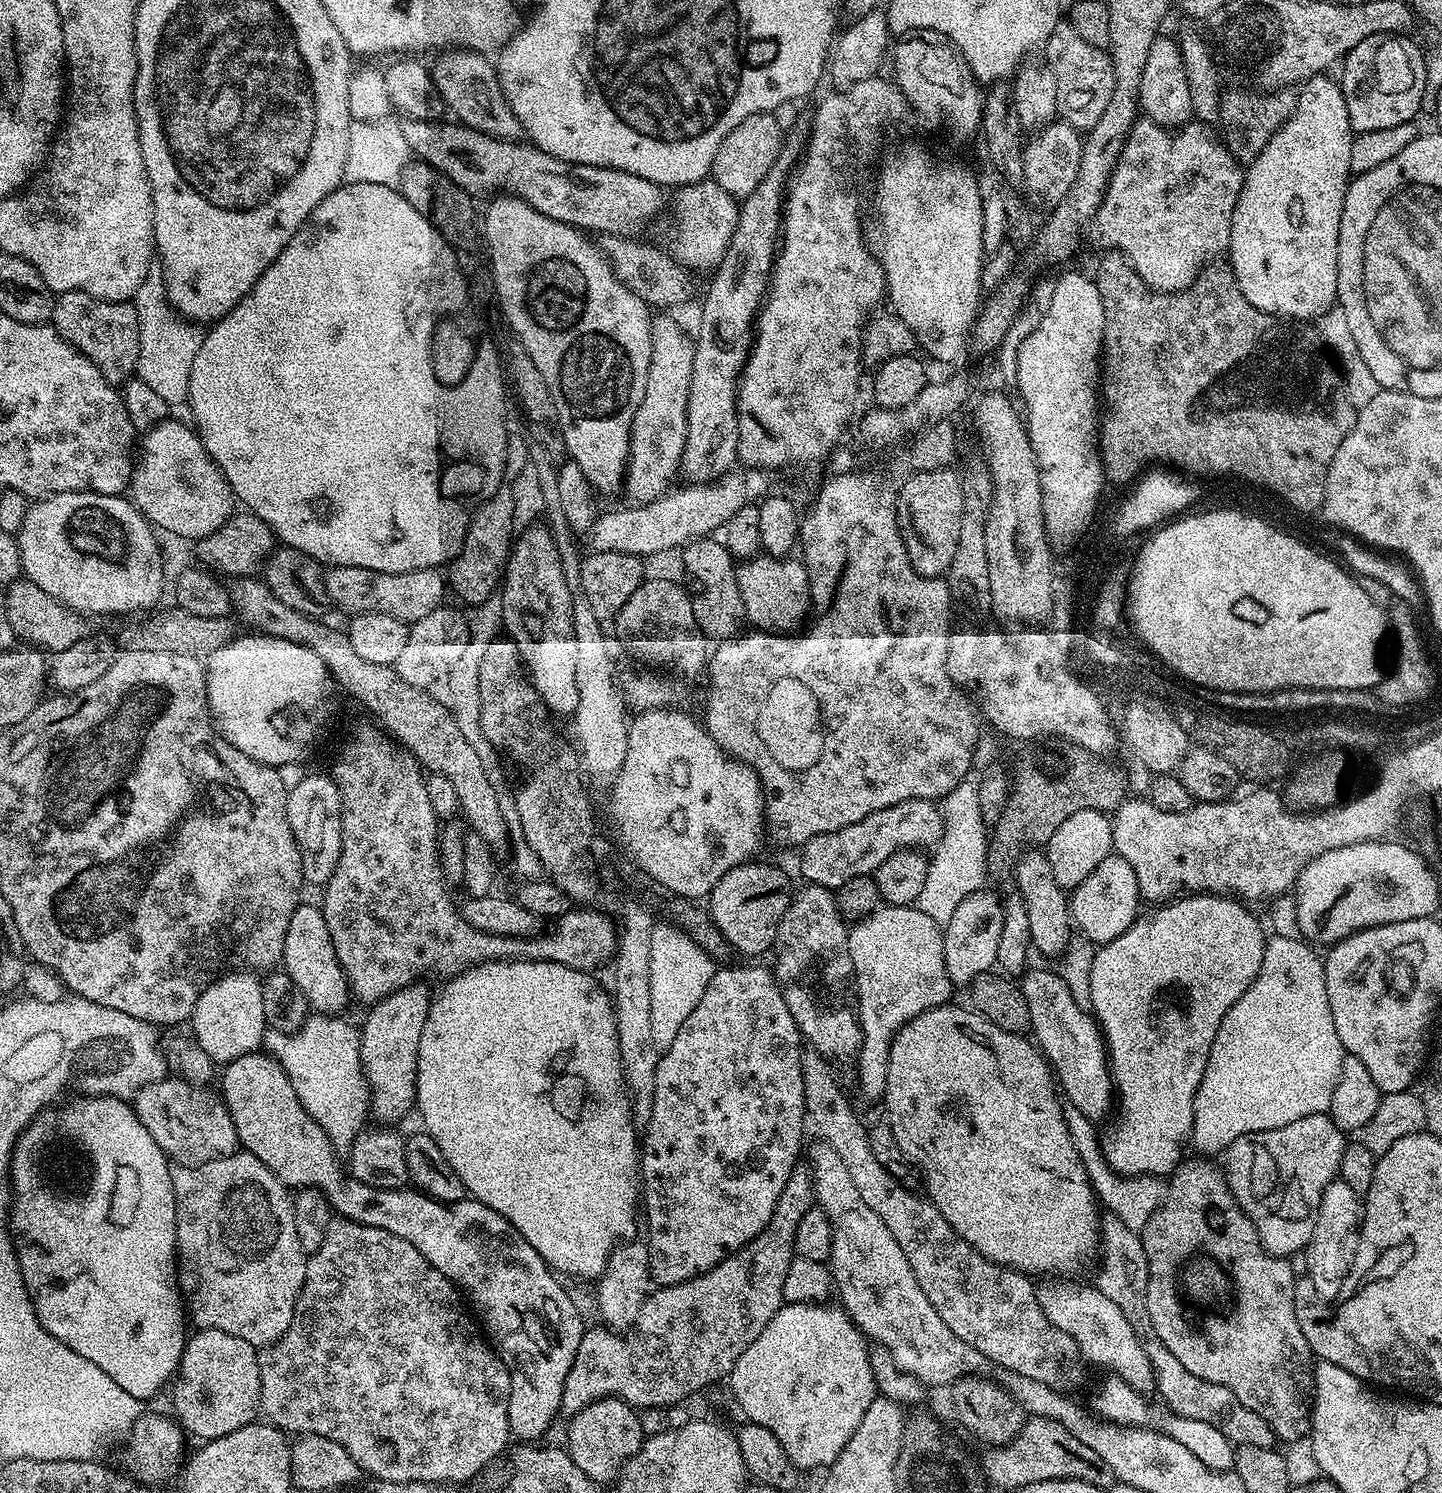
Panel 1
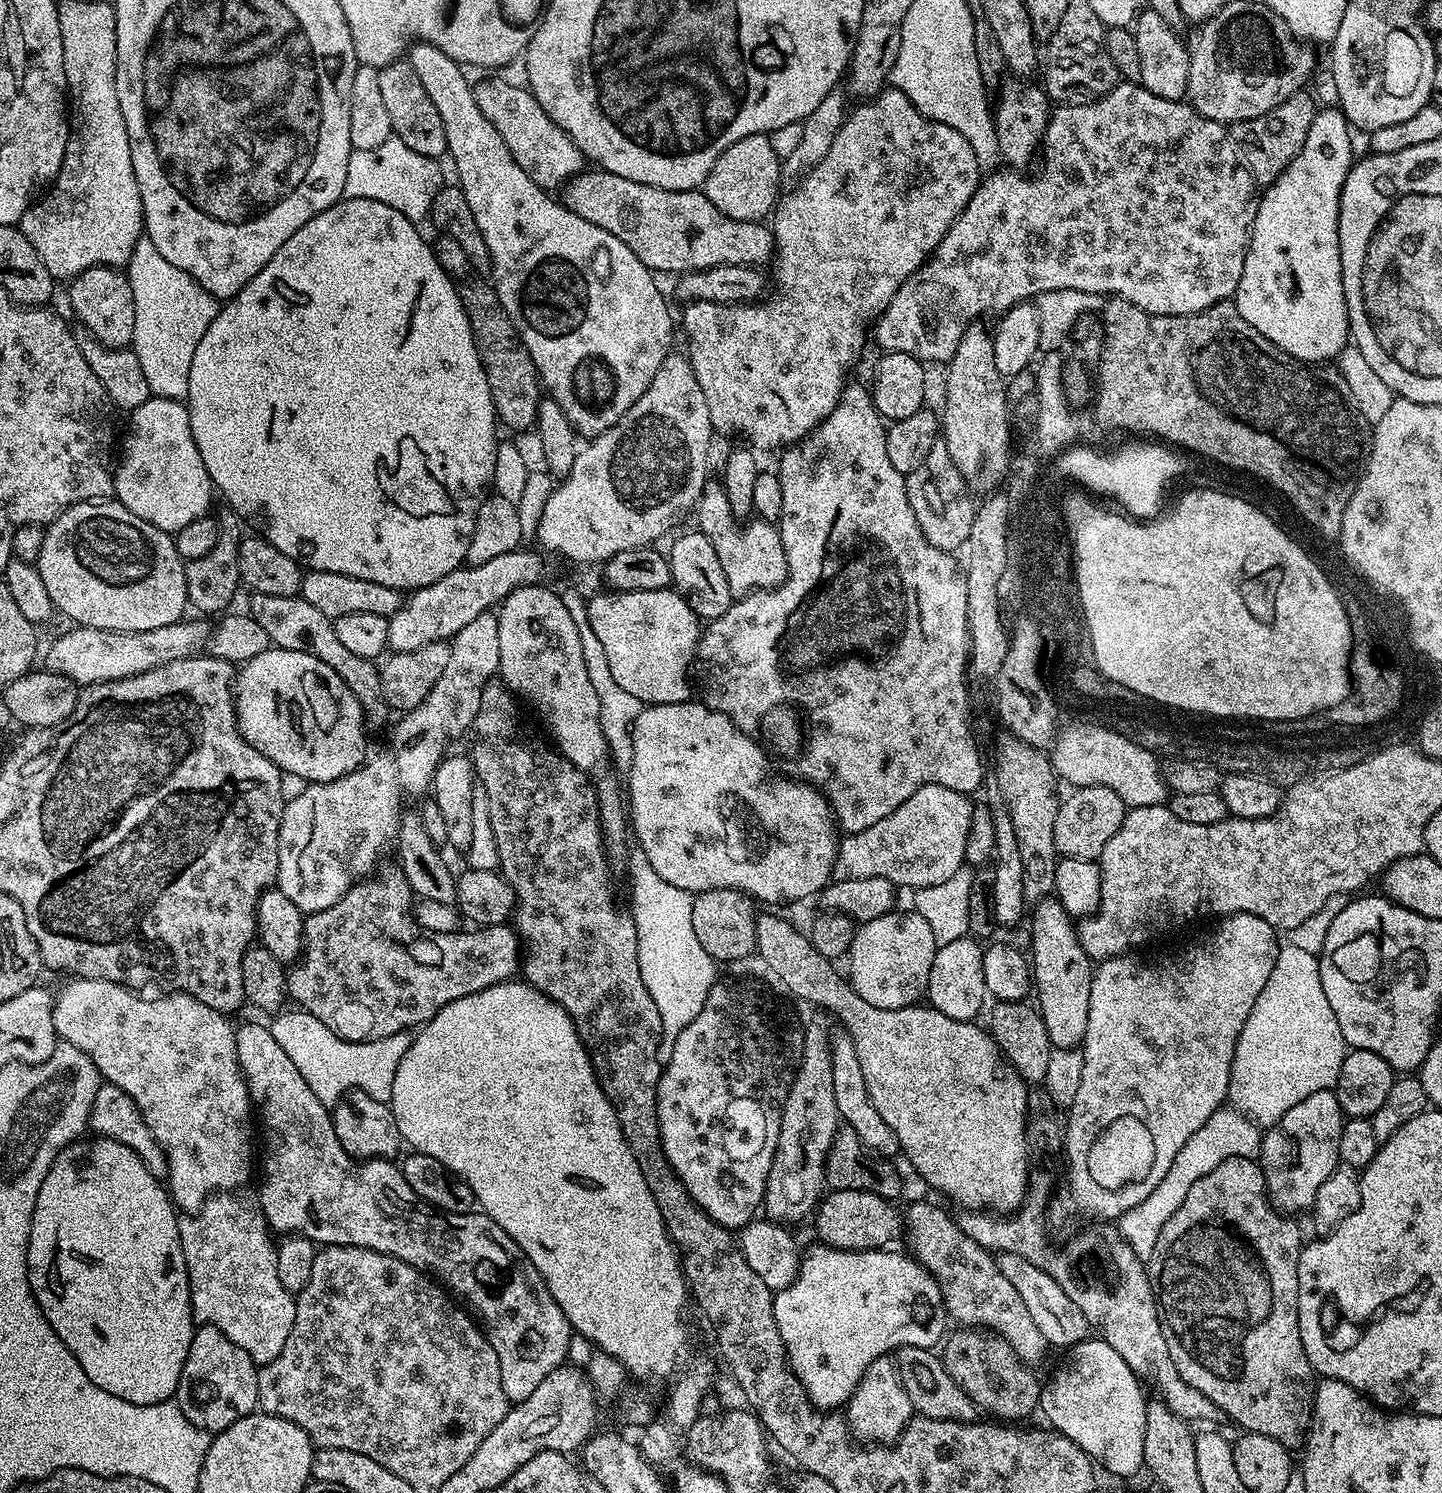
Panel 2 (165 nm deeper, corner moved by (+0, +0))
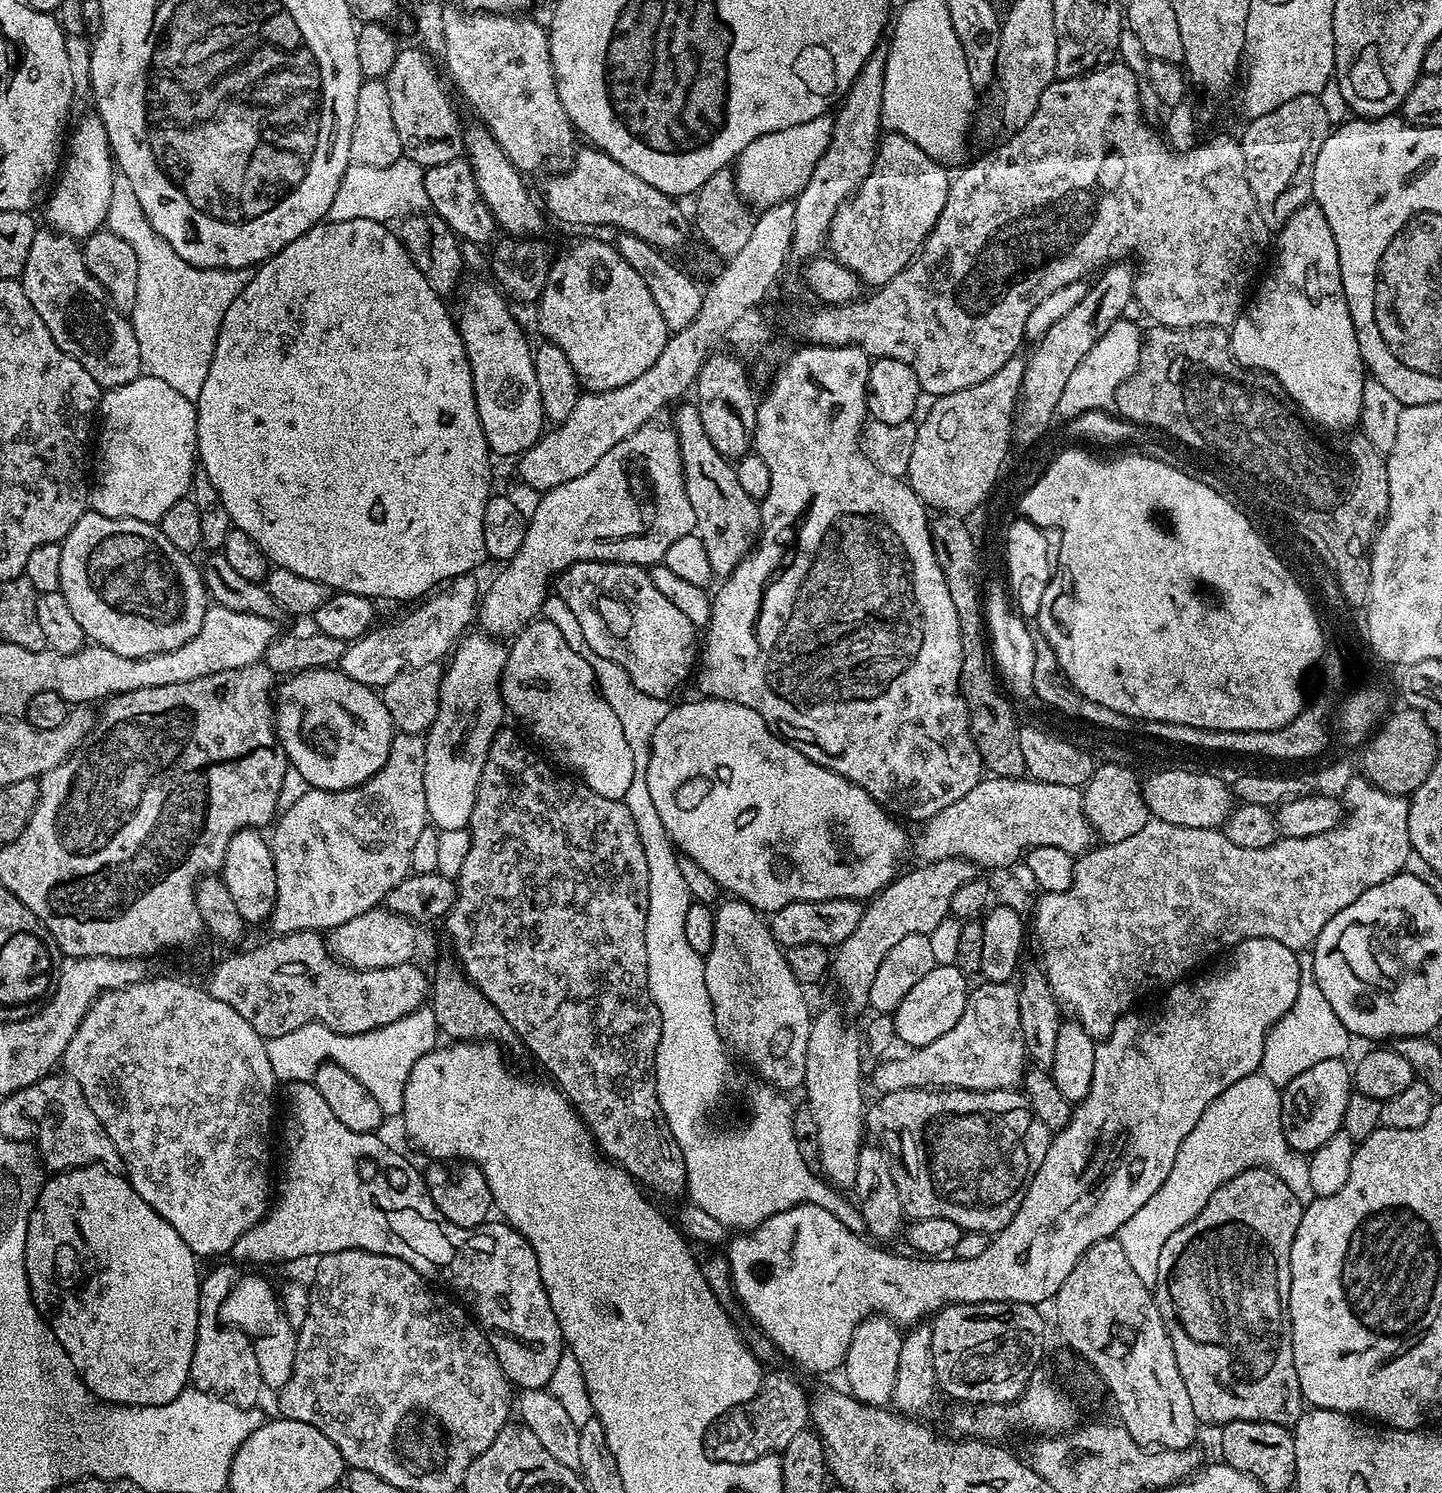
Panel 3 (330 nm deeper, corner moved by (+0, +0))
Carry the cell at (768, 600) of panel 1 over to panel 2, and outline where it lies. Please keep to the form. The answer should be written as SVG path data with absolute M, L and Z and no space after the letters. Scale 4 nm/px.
M719 483L707 485L706 491L695 505L698 531L710 538L710 546L718 553L718 560L722 562L722 570L726 570L726 586L730 586L733 597L739 598L748 595L750 592L758 592L770 588L777 588L788 576L788 559L784 543L780 537L780 529L775 523L759 518L752 518L747 521L745 528L740 528L741 521L733 514L730 502L726 498L723 487Z

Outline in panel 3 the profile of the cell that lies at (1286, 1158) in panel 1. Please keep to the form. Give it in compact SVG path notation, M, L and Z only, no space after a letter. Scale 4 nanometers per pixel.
M1343 1059L1316 1062L1310 1070L1302 1070L1298 1078L1283 1085L1282 1126L1286 1142L1296 1152L1311 1154L1328 1141L1335 1132L1341 1131L1343 1115L1346 1114L1347 1100L1354 1093L1354 1076L1344 1065Z

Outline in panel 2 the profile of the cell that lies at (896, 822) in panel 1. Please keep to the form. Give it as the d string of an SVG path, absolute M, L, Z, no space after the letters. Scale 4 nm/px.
M927 784L894 814L886 814L882 822L874 822L861 832L849 832L839 841L832 875L838 880L854 878L886 878L901 889L917 890L944 883L965 867L966 840L972 833L973 801L965 793L946 786Z

